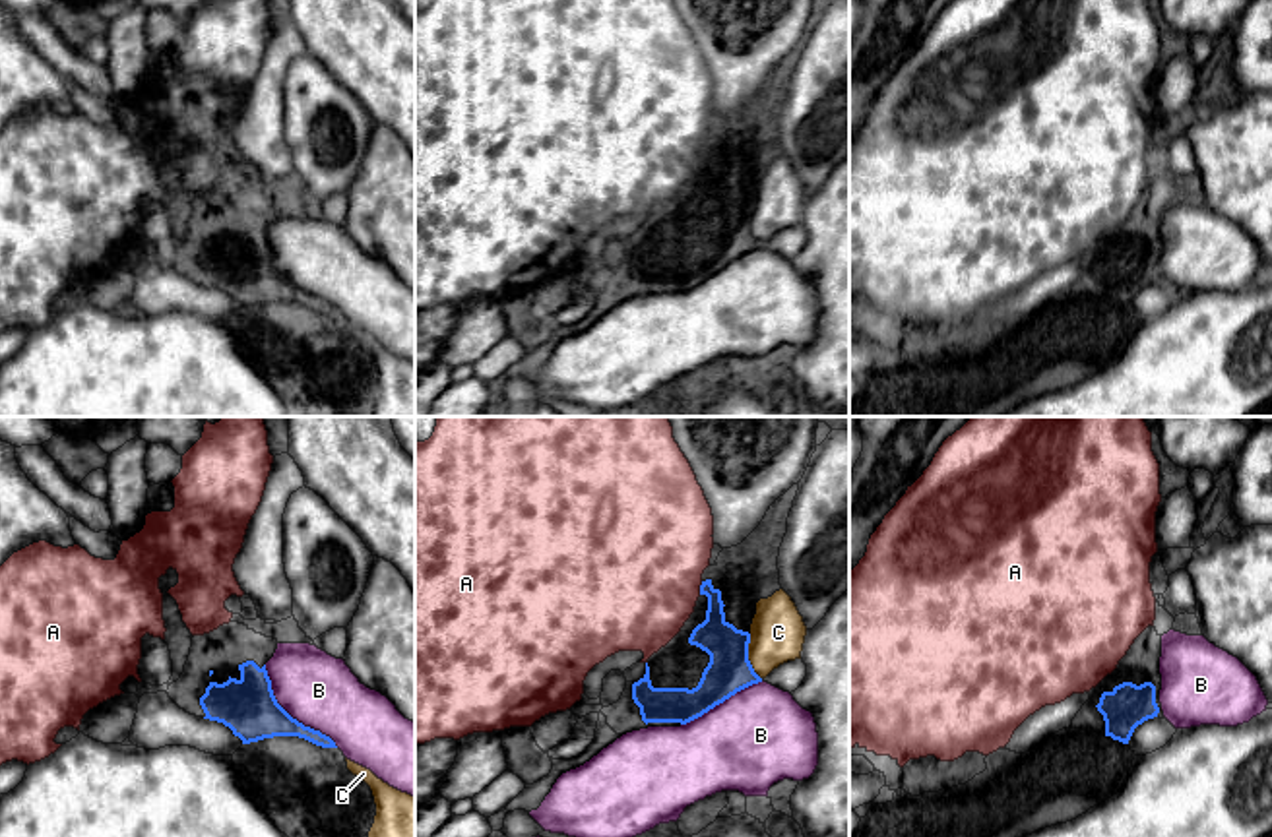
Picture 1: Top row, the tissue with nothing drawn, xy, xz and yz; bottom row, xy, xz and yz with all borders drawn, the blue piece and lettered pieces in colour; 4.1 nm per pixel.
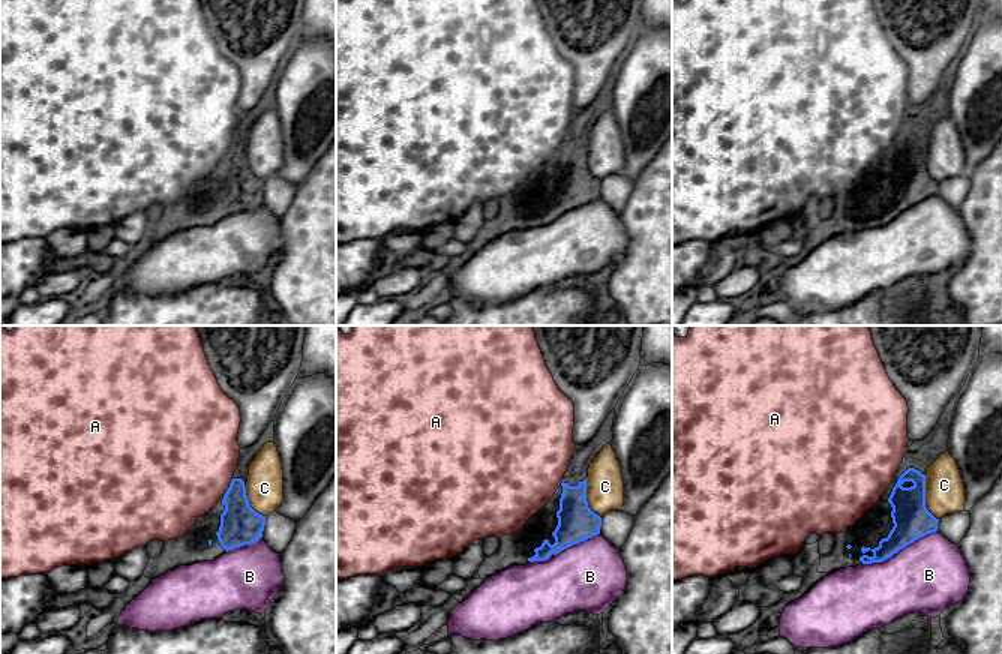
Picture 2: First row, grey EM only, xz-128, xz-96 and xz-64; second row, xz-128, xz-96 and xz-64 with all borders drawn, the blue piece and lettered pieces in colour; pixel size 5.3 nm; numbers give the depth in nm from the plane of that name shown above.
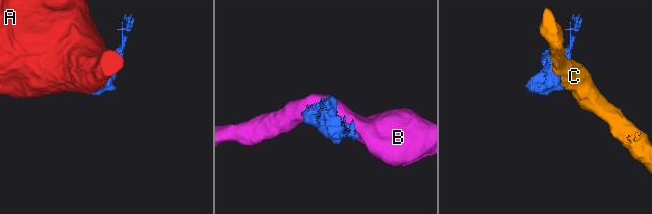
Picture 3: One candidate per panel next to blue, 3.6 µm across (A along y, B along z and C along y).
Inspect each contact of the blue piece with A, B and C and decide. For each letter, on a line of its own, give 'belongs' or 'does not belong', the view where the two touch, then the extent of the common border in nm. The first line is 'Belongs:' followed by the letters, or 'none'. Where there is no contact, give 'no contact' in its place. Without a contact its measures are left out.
Belongs: none
A: does not belong | xz | 60 nm
B: does not belong | xy | 460 nm
C: does not belong | xz | 200 nm

